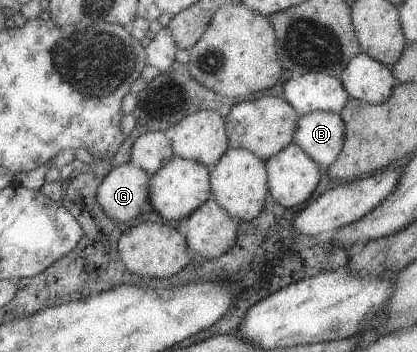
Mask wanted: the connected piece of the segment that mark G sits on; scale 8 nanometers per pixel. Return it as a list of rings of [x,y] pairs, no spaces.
[[[132,161],[119,165],[115,167],[106,179],[104,179],[103,184],[99,187],[98,199],[100,205],[104,208],[104,211],[116,219],[116,221],[130,221],[130,219],[136,219],[138,215],[142,215],[144,211],[144,203],[150,201],[151,197],[151,174],[149,174],[145,169],[140,166],[134,165]]]

